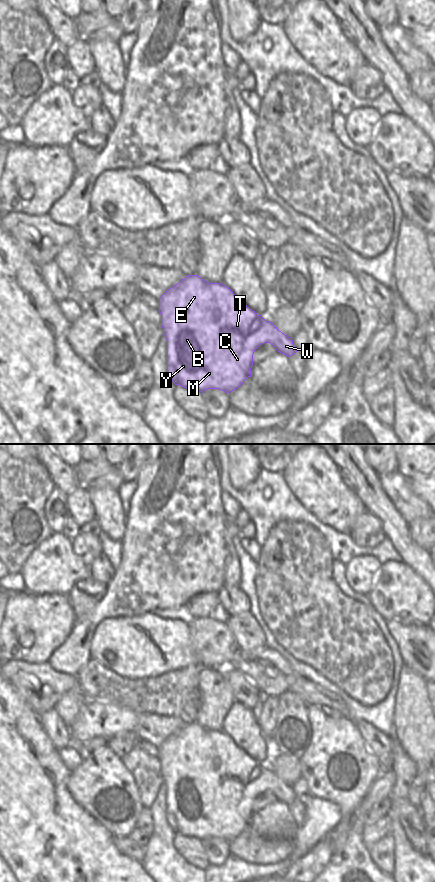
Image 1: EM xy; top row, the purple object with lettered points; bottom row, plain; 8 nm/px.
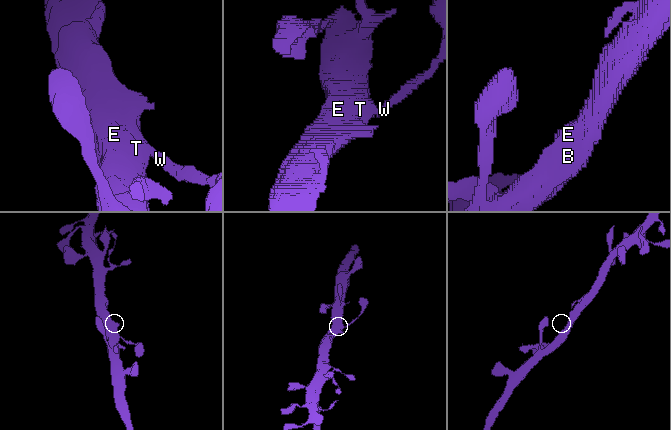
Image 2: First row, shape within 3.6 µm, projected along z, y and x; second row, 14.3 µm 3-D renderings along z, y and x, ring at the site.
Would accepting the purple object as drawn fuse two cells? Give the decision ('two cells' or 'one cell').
one cell

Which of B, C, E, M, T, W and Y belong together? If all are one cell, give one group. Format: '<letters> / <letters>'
B C E M T W Y

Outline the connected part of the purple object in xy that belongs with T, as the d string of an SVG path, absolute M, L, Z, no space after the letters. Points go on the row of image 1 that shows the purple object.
M187 275L176 285L165 291L159 298L158 311L161 314L163 335L167 340L167 374L175 385L180 385L186 389L196 389L202 393L208 389L220 389L226 393L234 391L240 387L248 377L251 377L253 354L255 350L264 343L270 343L278 352L288 357L297 352L291 337L282 333L272 322L266 321L261 315L258 315L255 311L250 309L243 301L235 296L229 287L222 283L210 283L198 275Z

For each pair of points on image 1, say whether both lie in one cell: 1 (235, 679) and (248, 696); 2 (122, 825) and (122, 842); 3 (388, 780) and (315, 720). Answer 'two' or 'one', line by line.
1: one
2: two
3: two

